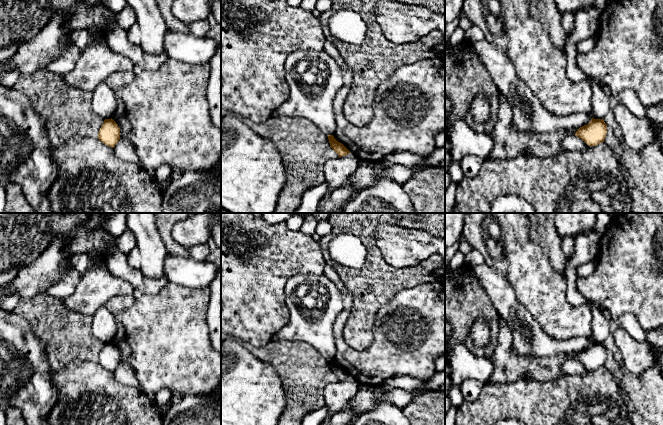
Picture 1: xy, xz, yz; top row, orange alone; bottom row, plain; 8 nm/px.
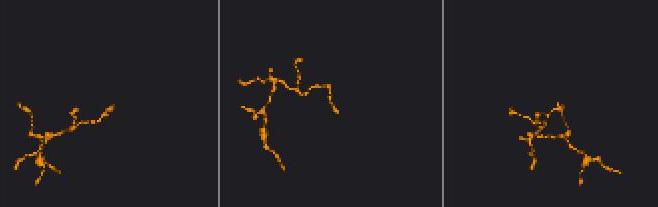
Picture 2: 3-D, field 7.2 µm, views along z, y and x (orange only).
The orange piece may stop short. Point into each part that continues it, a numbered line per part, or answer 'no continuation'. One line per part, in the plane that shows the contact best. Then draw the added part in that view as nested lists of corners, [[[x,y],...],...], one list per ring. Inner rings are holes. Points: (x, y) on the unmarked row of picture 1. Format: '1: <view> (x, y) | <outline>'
no continuation

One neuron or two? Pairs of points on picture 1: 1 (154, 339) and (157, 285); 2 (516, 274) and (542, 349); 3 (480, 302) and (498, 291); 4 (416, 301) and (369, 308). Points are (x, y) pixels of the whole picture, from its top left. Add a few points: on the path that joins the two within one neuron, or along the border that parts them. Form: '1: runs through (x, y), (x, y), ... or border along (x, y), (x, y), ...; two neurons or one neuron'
1: border along (168, 281), (157, 293), (143, 294); two neurons
2: border along (516, 295), (519, 302), (545, 332); two neurons
3: border along (475, 277), (498, 314); two neurons
4: border along (412, 286), (401, 289), (392, 299); two neurons

